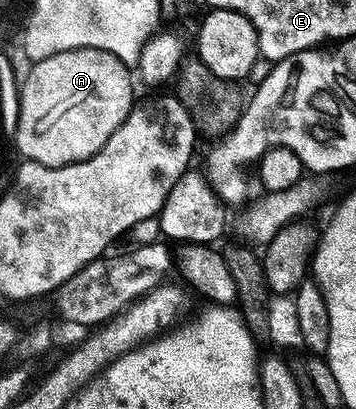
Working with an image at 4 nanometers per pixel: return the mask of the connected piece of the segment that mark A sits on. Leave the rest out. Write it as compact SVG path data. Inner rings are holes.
M76 48L51 58L43 58L32 65L25 80L20 81L20 108L18 110L17 148L25 160L34 160L43 166L58 168L86 160L101 152L111 136L119 130L129 112L135 107L133 100L134 73L130 65L124 64L115 54L94 48Z

